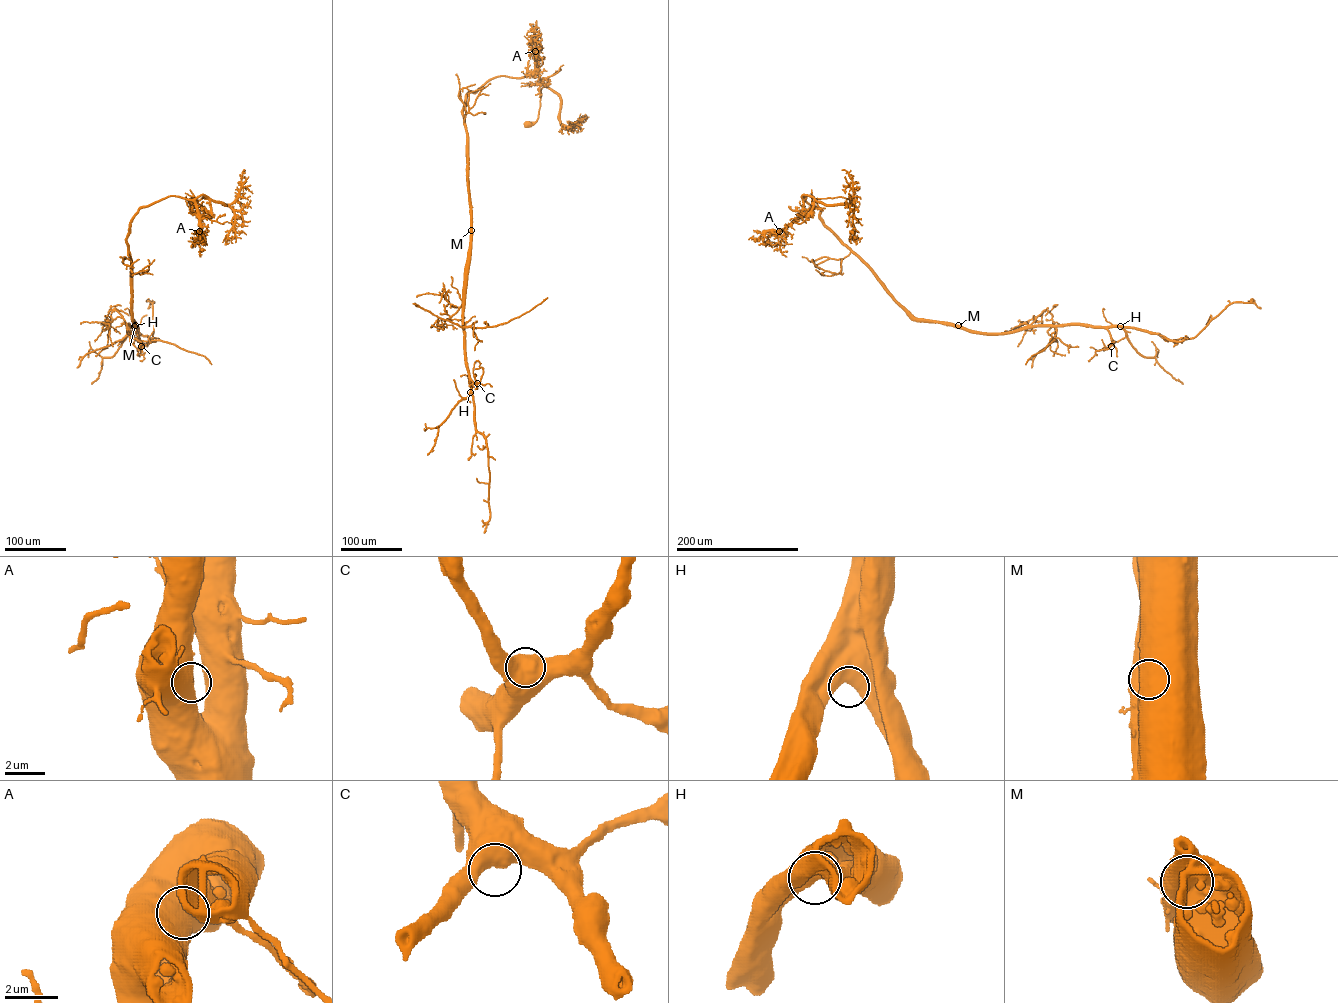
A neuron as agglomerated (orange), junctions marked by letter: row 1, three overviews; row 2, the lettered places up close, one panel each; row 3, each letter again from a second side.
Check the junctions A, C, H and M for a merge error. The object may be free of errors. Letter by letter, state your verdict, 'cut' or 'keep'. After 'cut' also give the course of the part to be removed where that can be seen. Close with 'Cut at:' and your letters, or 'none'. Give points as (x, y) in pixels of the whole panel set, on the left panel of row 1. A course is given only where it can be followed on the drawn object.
A: keep
C: keep
H: keep
M: cut | (135, 325), (129, 333), (122, 316), (111, 310), (106, 318), (107, 346), (95, 356)
Cut at: M

